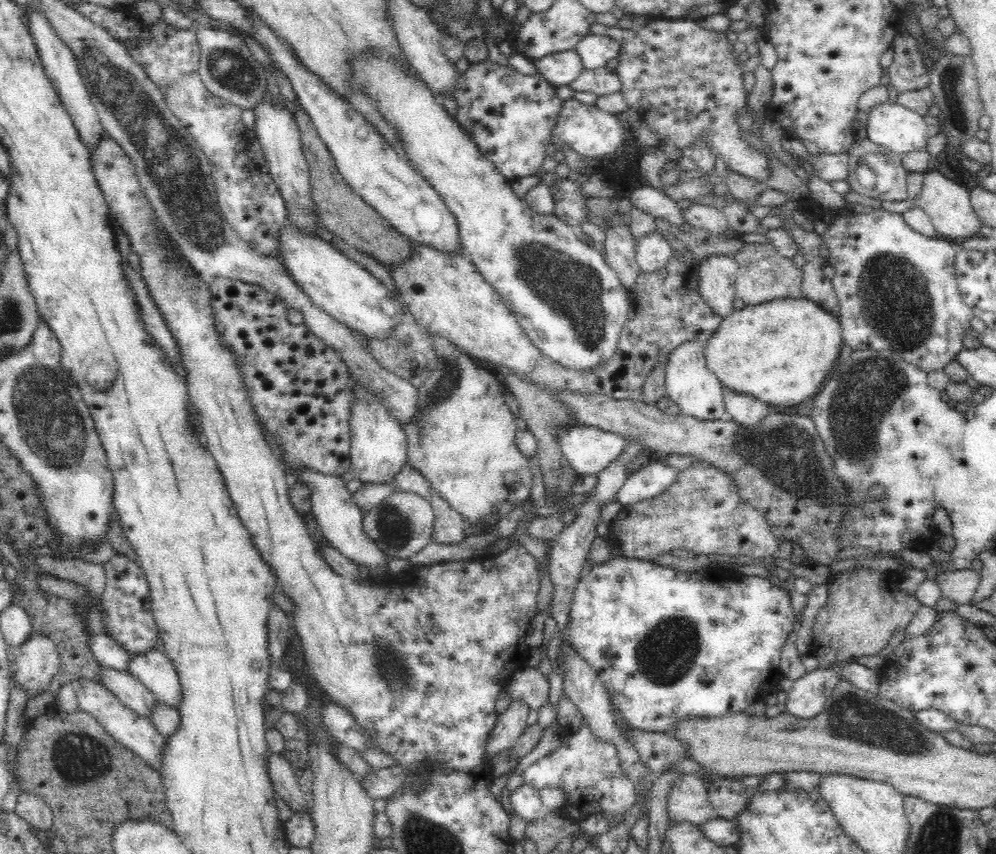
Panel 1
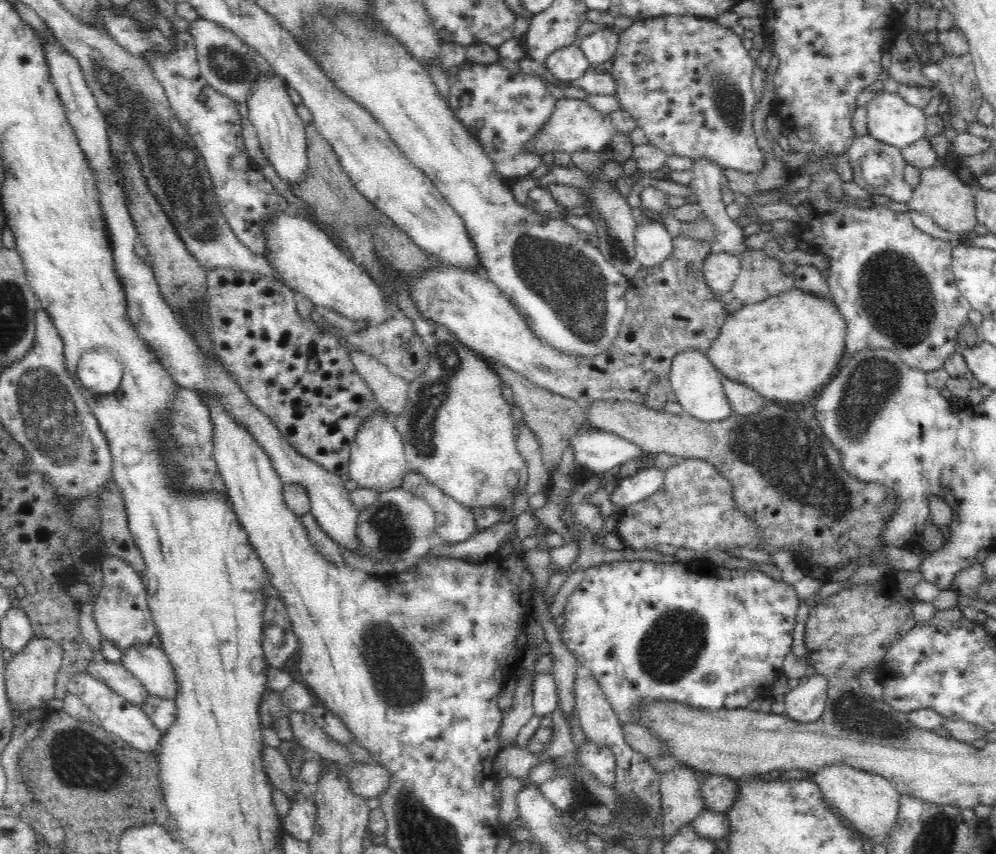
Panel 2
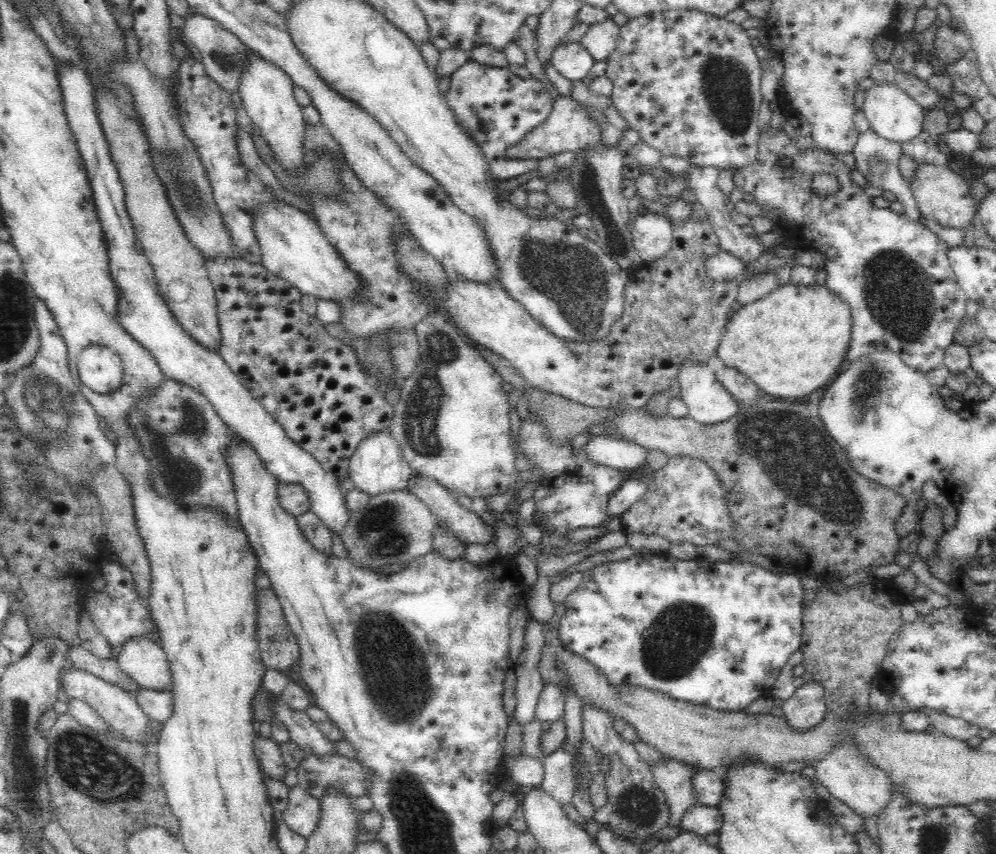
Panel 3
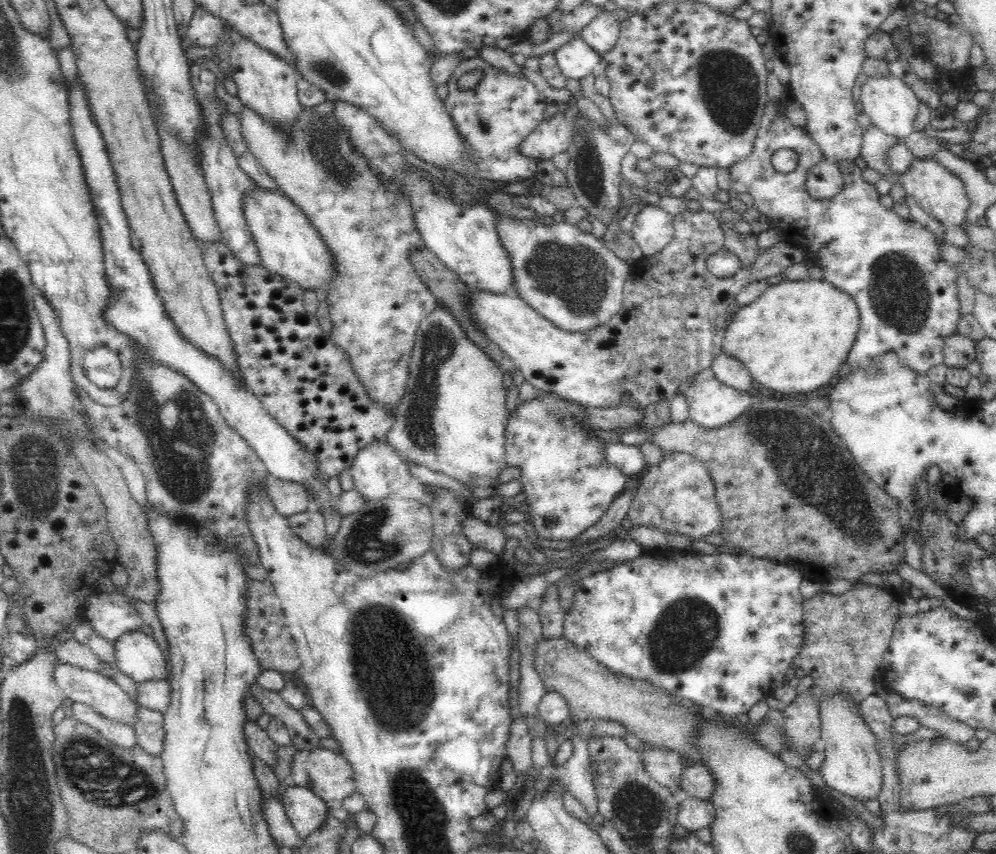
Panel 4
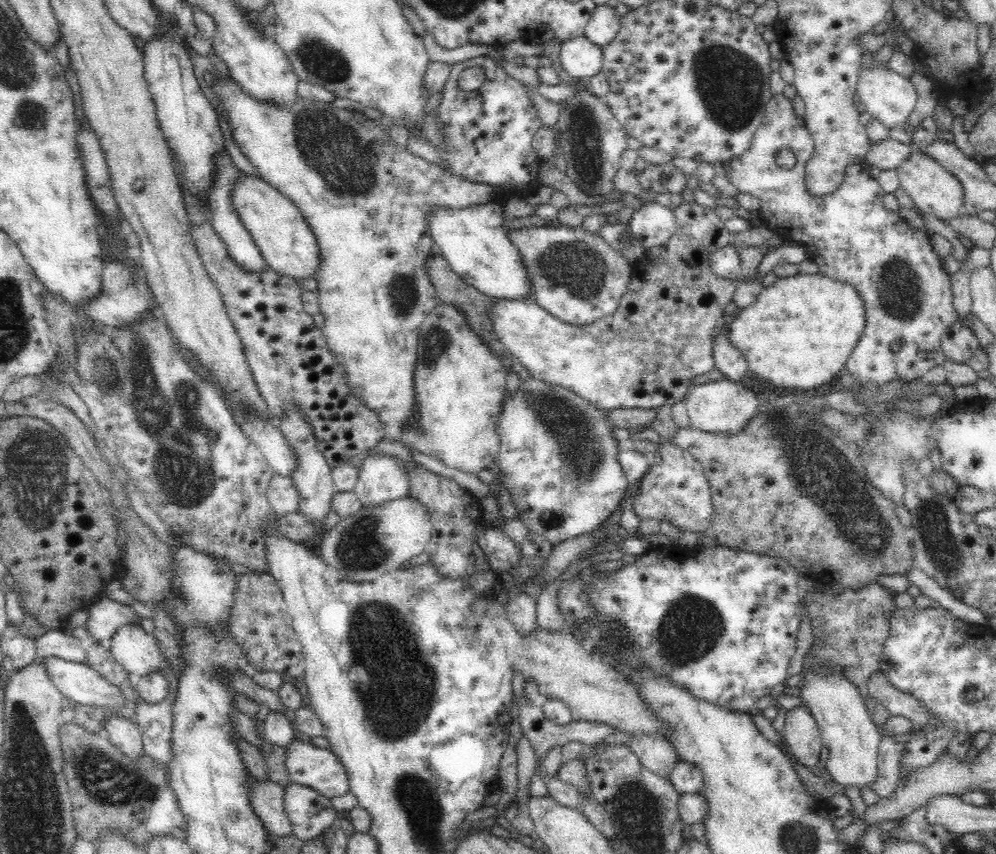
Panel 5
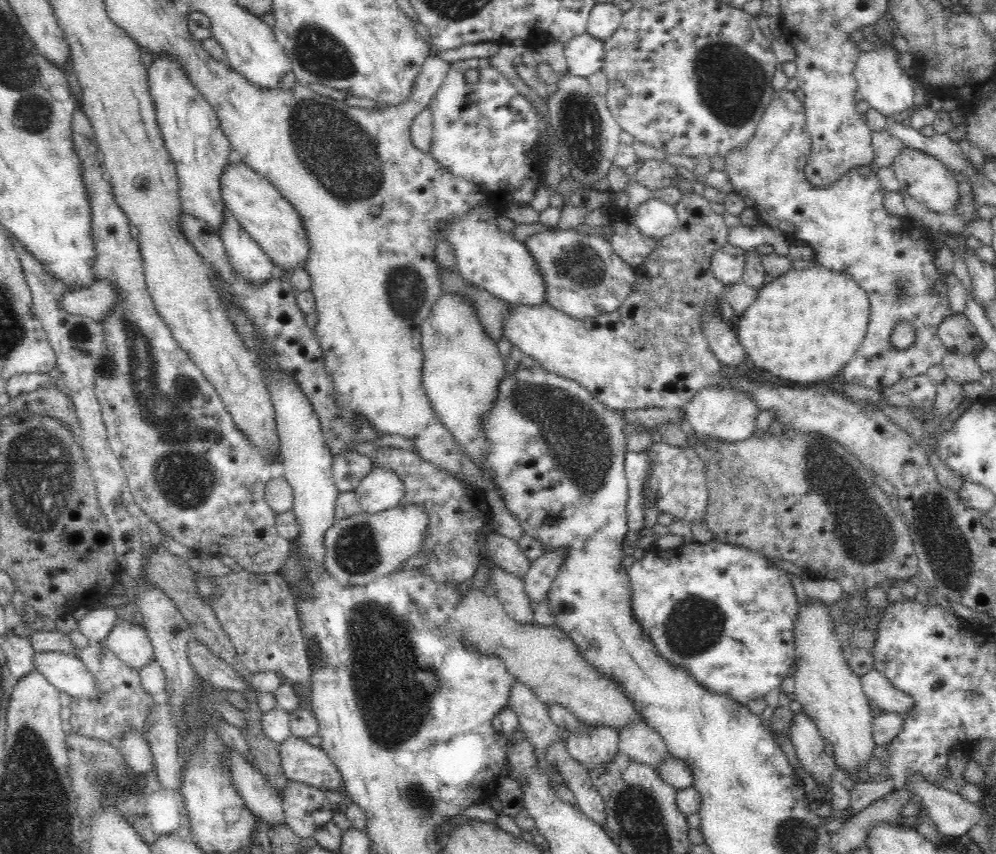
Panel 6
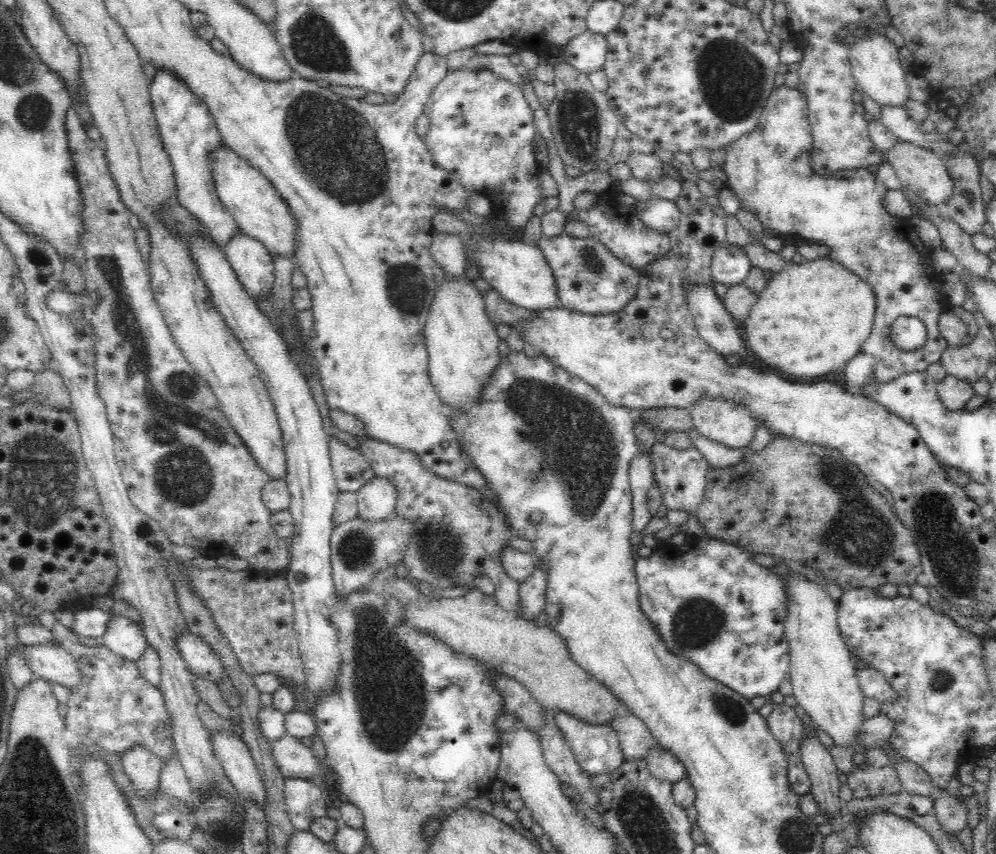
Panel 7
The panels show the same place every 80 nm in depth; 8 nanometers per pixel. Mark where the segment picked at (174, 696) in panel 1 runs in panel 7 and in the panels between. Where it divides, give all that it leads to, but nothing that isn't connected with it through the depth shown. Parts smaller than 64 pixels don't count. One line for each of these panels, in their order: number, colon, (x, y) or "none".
2: (149, 665)
3: (145, 662)
4: (138, 656)
5: (138, 653)
6: (130, 643)
7: (125, 638)

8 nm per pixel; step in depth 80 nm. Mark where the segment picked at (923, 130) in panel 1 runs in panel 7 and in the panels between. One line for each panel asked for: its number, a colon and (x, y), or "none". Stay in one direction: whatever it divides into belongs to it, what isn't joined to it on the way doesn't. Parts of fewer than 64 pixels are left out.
2: (891, 120)
3: (892, 114)
4: (892, 106)
5: (888, 97)
6: (888, 90)
7: (875, 64)

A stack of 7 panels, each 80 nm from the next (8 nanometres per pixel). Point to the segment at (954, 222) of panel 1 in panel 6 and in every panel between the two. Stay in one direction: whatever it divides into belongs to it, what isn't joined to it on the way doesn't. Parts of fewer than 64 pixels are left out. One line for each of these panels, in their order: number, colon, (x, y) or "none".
2: (941, 195)
3: (942, 195)
4: (941, 194)
5: (935, 191)
6: (924, 178)

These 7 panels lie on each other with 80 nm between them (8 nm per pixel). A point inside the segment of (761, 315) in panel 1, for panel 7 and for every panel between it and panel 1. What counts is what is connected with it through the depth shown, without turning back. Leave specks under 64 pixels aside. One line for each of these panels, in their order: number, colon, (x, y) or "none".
2: (785, 347)
3: (789, 343)
4: (793, 338)
5: (799, 332)
6: (804, 326)
7: (810, 318)

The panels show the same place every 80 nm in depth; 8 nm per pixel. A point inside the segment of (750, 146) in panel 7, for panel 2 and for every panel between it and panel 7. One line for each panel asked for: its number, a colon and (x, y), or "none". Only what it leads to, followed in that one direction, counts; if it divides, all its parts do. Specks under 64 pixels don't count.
2: (894, 286)
3: (894, 274)
4: (907, 296)
5: (907, 295)
6: (851, 232)

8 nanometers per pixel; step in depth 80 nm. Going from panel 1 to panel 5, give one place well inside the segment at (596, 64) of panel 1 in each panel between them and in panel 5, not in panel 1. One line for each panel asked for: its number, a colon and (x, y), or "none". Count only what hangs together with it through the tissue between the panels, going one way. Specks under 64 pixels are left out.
2: (600, 46)
3: (601, 38)
4: (601, 34)
5: (604, 24)

